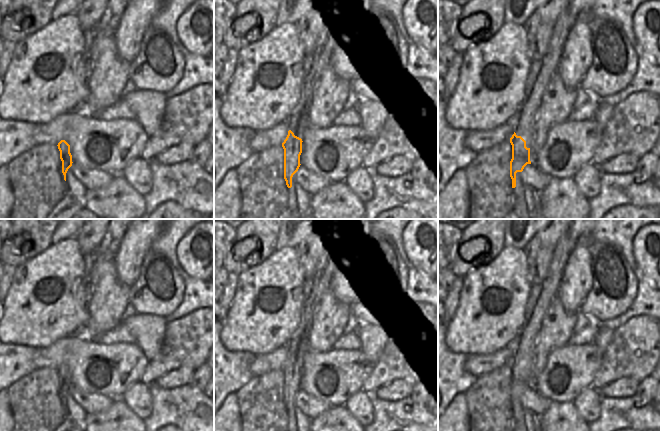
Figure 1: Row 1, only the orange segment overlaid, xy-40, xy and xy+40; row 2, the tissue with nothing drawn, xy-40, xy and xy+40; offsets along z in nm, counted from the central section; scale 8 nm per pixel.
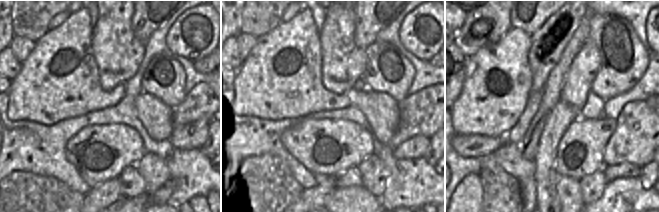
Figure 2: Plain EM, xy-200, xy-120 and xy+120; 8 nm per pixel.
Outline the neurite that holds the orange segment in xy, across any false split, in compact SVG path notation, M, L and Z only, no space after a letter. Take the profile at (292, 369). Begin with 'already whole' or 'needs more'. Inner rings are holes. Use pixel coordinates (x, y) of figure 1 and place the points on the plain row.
needs more | M289 354L282 371L284 373L284 403L288 412L292 411L292 401L296 399L296 408L299 408L308 418L313 420L330 407L330 405L305 392L300 388L302 377L302 363Z

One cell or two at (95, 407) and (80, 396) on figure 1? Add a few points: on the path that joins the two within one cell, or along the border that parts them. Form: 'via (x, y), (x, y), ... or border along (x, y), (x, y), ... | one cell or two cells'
via (91, 403), (83, 400) | one cell

